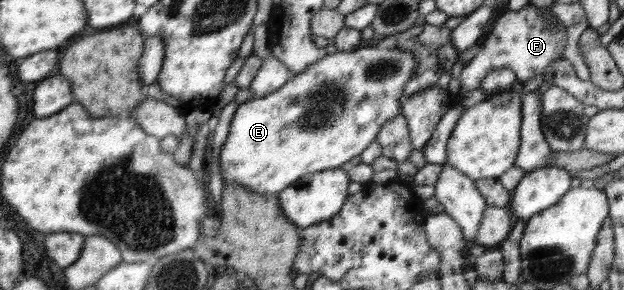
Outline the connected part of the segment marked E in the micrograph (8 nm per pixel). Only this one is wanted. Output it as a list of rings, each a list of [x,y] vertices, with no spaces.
[[[379,41],[350,52],[325,55],[277,91],[239,104],[220,152],[220,173],[224,184],[237,183],[260,195],[279,194],[305,174],[335,169],[361,156],[376,141],[381,127],[401,112],[405,85],[413,78],[415,69],[417,58],[413,52]]]

